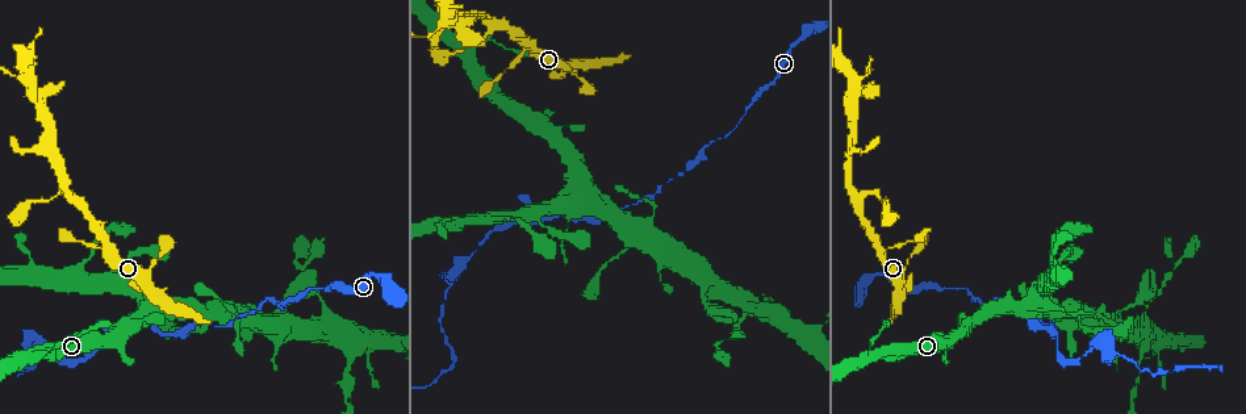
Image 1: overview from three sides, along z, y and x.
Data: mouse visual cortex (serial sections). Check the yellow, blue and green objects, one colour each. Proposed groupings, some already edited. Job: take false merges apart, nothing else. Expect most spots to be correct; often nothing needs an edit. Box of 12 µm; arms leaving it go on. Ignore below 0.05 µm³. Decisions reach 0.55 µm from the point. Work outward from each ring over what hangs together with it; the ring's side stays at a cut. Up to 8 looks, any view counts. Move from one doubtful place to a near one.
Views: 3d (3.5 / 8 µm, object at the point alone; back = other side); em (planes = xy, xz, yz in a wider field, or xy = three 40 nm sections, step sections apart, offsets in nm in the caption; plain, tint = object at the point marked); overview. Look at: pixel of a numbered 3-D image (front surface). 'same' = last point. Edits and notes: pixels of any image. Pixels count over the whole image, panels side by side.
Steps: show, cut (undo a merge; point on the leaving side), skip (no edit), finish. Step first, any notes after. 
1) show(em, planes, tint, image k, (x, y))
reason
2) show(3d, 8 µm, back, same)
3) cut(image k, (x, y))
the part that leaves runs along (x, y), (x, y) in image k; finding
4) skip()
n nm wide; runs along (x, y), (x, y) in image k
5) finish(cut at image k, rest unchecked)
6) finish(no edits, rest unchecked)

show(em, xy, step 1, tint, image 1, (1055, 342))

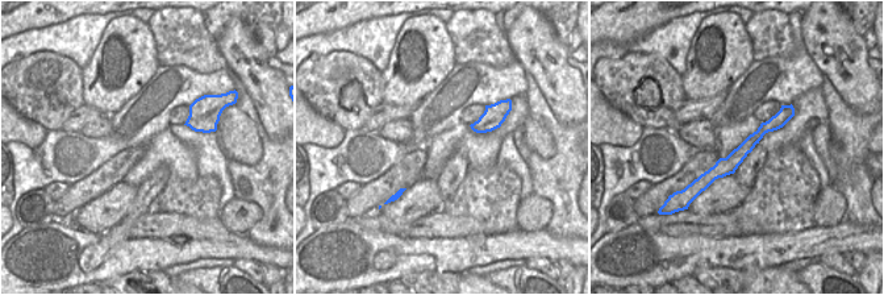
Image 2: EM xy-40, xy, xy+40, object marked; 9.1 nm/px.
show(3d, 3.5 µm, same)
see where the arms go

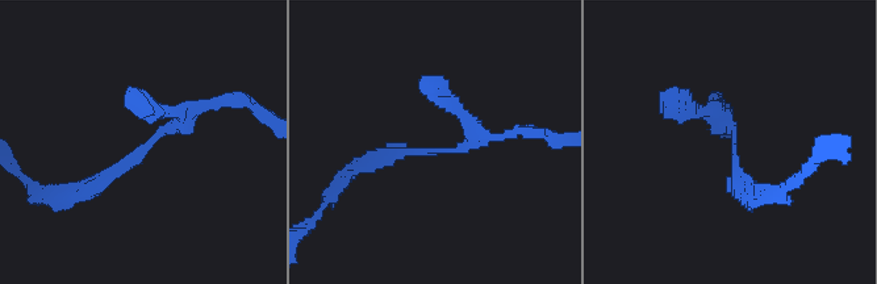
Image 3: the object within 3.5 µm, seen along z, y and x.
skip()
runs along (782, 113), (726, 166), (695, 185) in image 2; continuous, no second cell

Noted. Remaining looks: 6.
show(3d, 8 µm, image 1, (448, 281))
sudden change in width

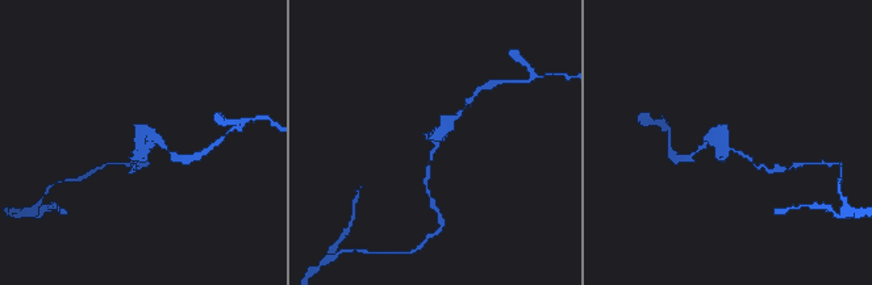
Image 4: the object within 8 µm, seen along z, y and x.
show(3d, 3.5 µm, image 4, (727, 150))

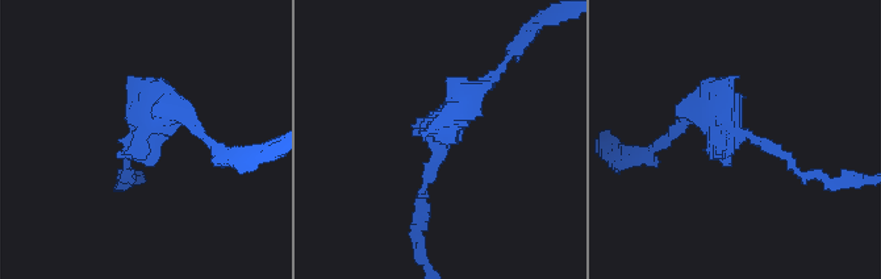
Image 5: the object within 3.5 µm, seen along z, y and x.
show(em, planes, tint, image 5, (736, 135))

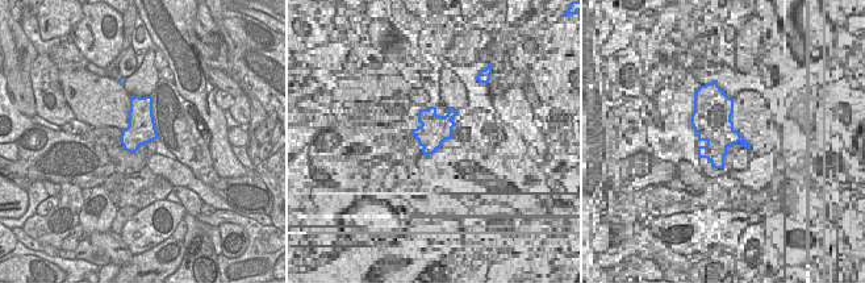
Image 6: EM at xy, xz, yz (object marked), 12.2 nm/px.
skip()
340 nm wide; runs along (491, 79), (442, 125), (422, 207) in image 5; one cell here

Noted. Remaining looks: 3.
show(3d, 3.5 µm, image 1, (1149, 294))
sharp bend

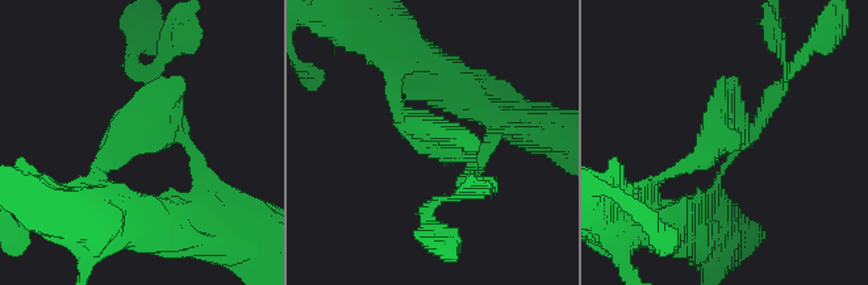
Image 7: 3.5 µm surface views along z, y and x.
show(em, xy, step 1, tint, image 7, (437, 133))

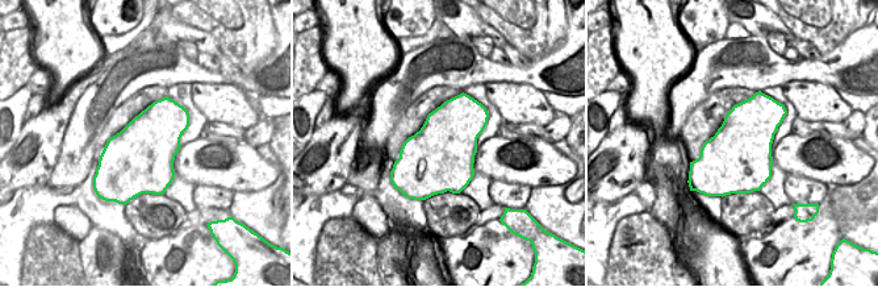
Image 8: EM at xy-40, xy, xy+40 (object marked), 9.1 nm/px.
skip()
650 nm wide; runs along (667, 175), (771, 101) in image 7; one cell here

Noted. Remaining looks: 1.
finish(no edits, rest unchecked)

